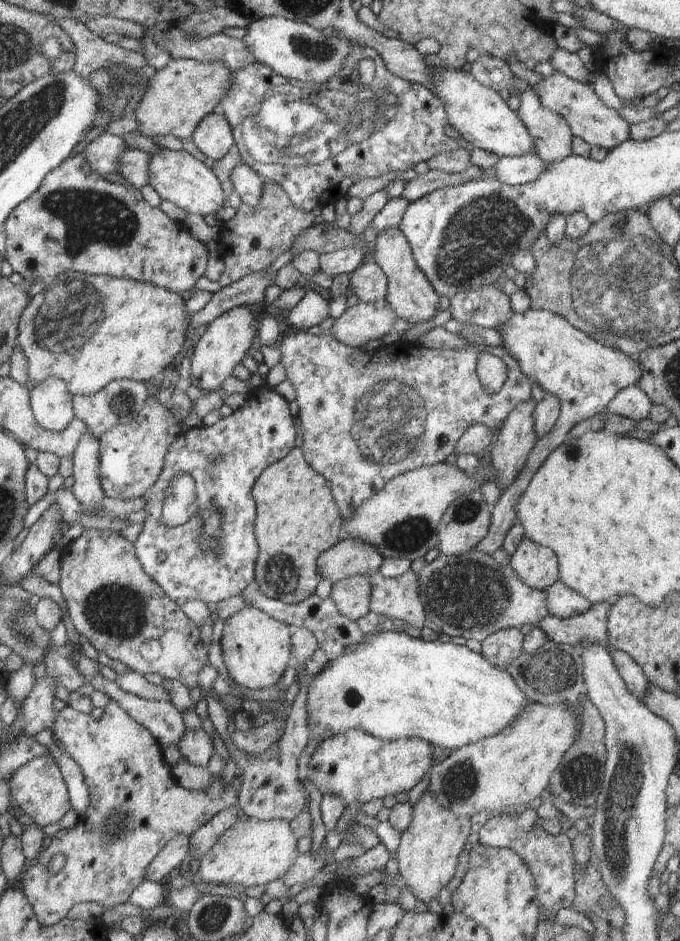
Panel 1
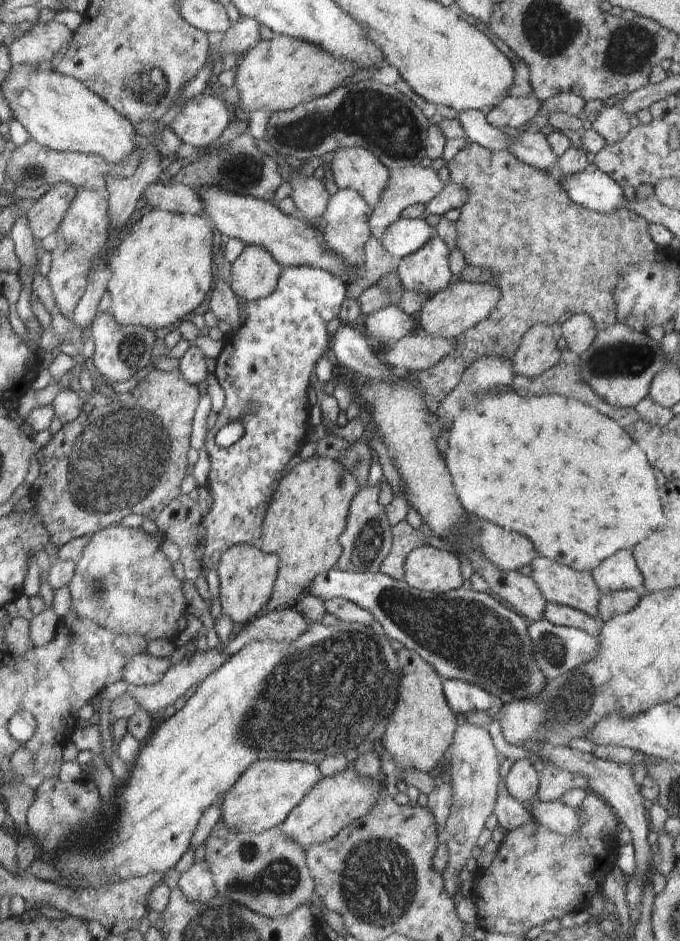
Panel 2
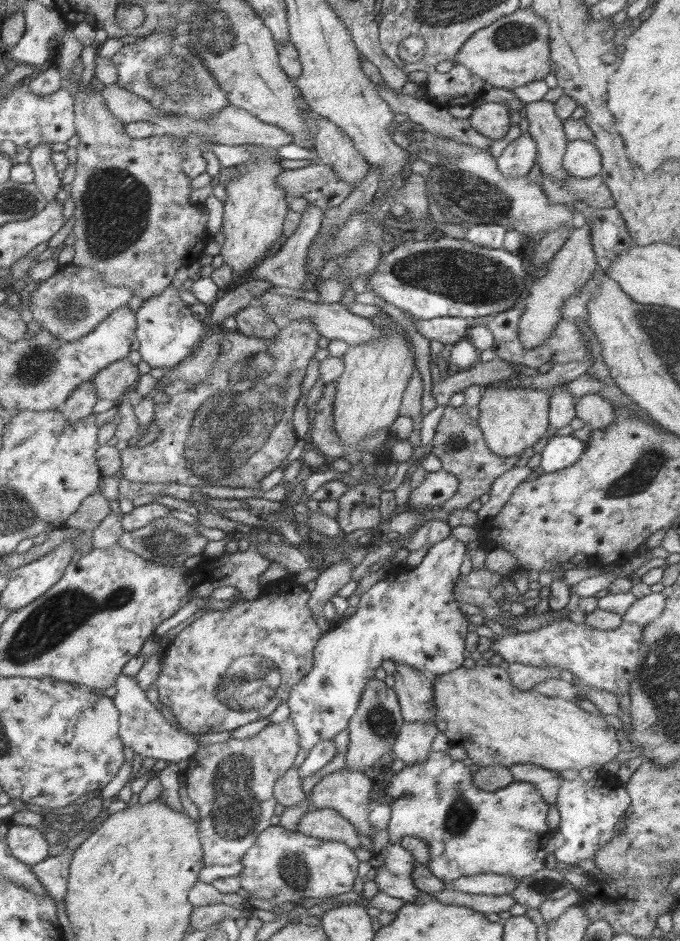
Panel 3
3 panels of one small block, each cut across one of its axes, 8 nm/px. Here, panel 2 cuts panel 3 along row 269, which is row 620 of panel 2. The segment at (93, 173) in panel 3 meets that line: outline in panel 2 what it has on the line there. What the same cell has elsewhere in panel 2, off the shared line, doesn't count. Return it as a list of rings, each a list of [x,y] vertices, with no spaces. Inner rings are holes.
[[[111,525],[96,532],[75,563],[75,572],[68,584],[72,595],[71,610],[80,618],[94,622],[114,635],[140,636],[147,642],[167,639],[175,644],[179,636],[178,621],[187,612],[183,582],[174,576],[171,564],[156,539],[142,532],[143,528]]]

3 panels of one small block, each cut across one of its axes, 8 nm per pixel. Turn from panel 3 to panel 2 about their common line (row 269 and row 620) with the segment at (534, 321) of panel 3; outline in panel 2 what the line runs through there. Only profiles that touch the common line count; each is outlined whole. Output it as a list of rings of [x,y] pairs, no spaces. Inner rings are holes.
[[[553,603],[546,604],[544,619],[560,627],[582,630],[589,636],[592,636],[592,638],[598,637],[601,634],[601,629],[604,624],[598,618],[589,616],[584,612]]]

